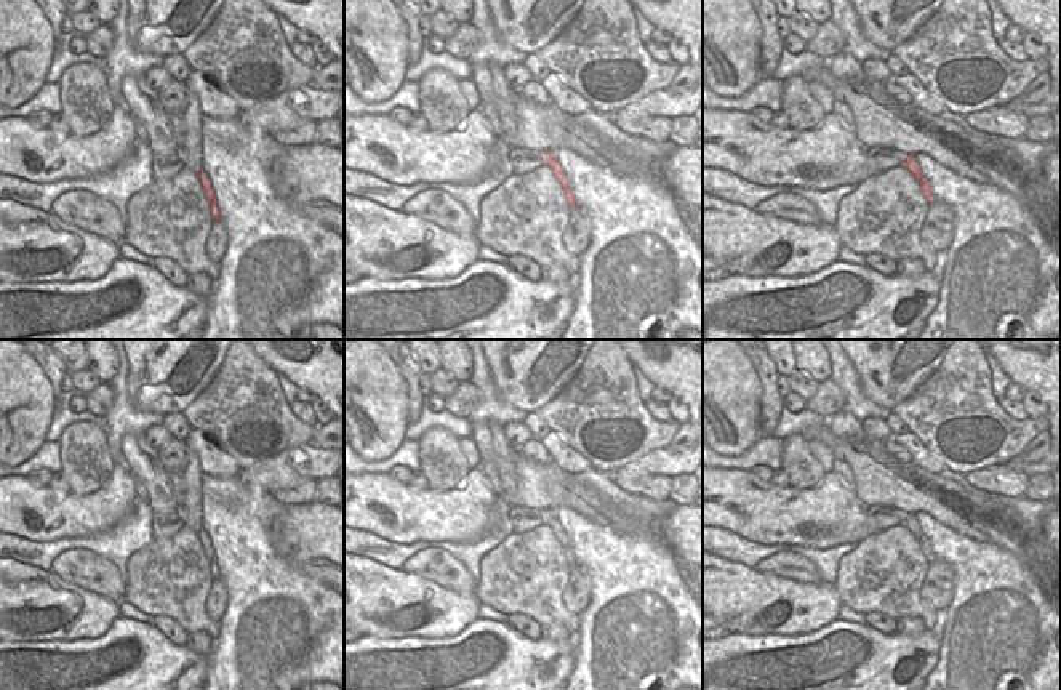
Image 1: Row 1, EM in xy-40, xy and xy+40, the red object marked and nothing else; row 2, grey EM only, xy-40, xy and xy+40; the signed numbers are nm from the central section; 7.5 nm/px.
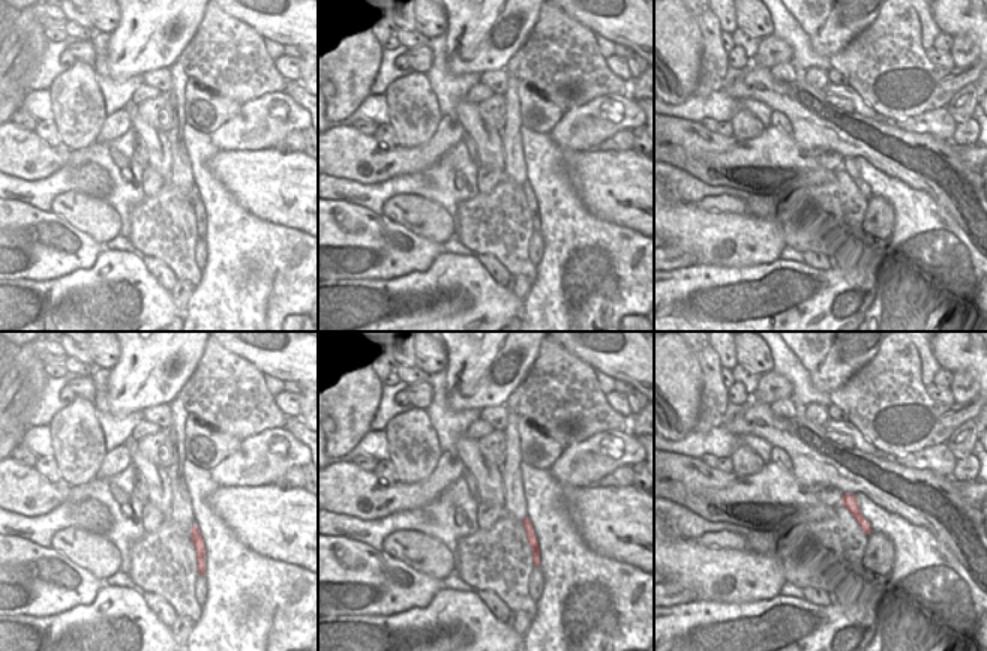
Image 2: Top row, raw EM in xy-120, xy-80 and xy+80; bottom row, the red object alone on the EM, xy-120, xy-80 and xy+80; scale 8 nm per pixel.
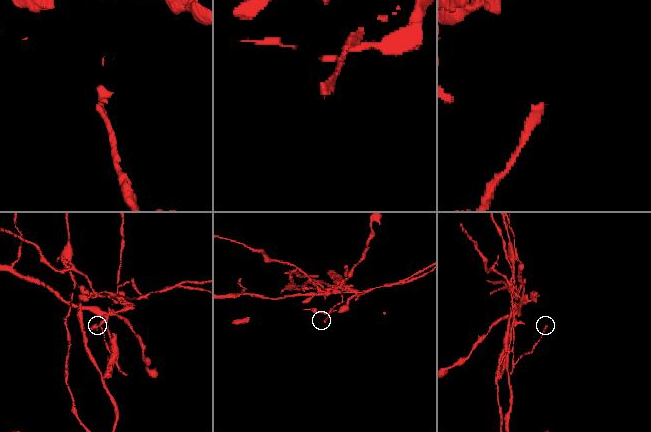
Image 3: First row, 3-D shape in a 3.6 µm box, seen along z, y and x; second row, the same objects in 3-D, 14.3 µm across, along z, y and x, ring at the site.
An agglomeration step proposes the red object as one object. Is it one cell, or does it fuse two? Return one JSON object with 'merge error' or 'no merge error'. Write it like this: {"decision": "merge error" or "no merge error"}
{"decision": "merge error"}

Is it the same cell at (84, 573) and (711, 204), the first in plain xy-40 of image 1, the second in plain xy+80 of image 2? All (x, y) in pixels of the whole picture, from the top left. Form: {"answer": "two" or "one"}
{"answer": "one"}

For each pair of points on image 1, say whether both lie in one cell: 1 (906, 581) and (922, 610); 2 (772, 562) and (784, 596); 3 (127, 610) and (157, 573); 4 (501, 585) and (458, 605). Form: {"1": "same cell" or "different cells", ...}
{"1": "same cell", "2": "different cells", "3": "different cells", "4": "different cells"}

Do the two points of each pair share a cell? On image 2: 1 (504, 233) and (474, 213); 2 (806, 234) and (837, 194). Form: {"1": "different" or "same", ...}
{"1": "same", "2": "same"}

